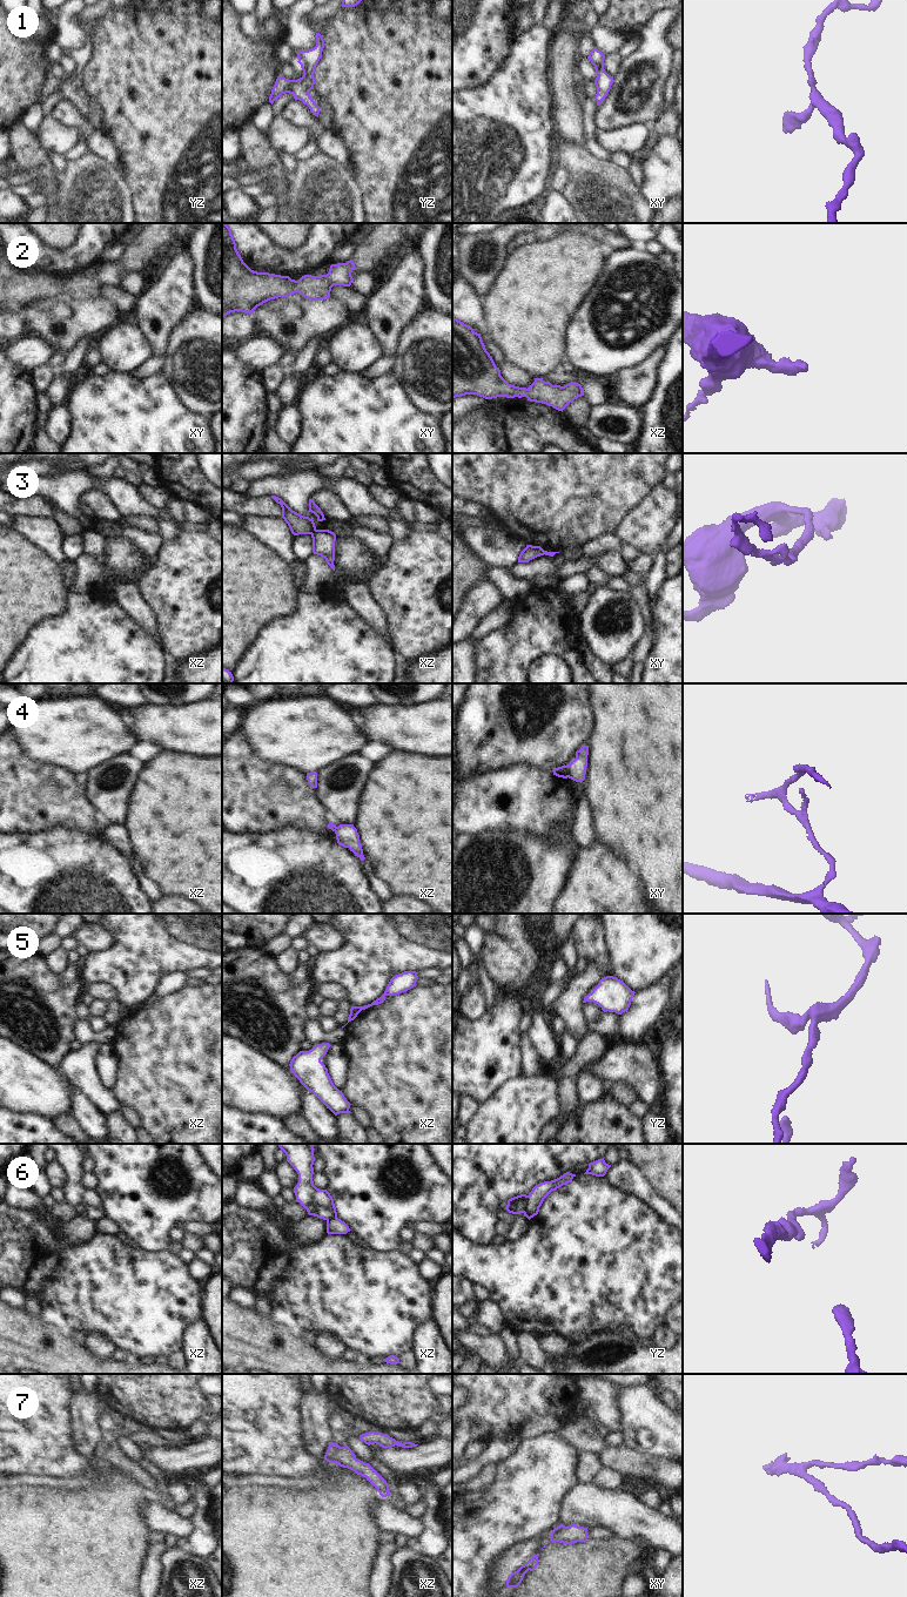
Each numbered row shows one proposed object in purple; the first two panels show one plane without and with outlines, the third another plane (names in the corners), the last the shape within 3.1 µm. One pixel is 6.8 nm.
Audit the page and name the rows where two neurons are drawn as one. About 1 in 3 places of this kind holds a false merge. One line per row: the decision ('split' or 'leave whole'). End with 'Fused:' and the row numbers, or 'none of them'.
1: leave whole
2: leave whole
3: split
4: split
5: leave whole
6: split
7: leave whole
Fused: 3, 4, 6

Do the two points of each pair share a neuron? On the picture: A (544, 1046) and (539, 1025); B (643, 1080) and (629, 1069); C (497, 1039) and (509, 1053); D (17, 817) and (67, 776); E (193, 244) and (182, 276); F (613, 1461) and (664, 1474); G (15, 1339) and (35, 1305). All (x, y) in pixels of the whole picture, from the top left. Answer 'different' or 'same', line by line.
A: same
B: same
C: same
D: same
E: different
F: same
G: different

